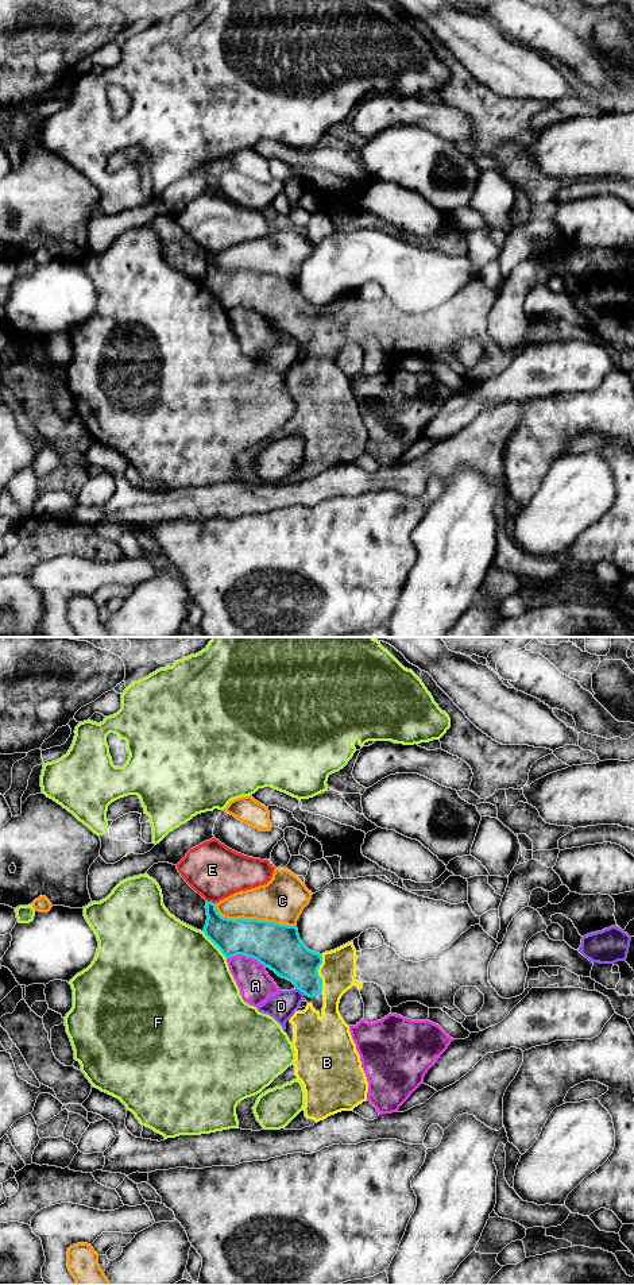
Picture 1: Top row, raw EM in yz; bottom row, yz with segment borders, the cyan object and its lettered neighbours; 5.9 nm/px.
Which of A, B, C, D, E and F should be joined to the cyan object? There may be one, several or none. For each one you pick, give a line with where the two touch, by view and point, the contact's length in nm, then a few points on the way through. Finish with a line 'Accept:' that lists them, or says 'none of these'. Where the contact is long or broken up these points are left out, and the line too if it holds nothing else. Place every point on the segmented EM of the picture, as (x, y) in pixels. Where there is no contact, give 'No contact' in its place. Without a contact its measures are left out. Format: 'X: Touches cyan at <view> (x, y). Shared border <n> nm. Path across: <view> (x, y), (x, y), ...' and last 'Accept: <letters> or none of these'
B: Touches cyan at yz (317, 973). Shared border 220 nm. Path across: yz (282, 950), (297, 964), (317, 973), (337, 971)
Accept: B

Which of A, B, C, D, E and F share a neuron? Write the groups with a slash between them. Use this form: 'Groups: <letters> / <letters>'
Groups: A / B / C / D / E / F

